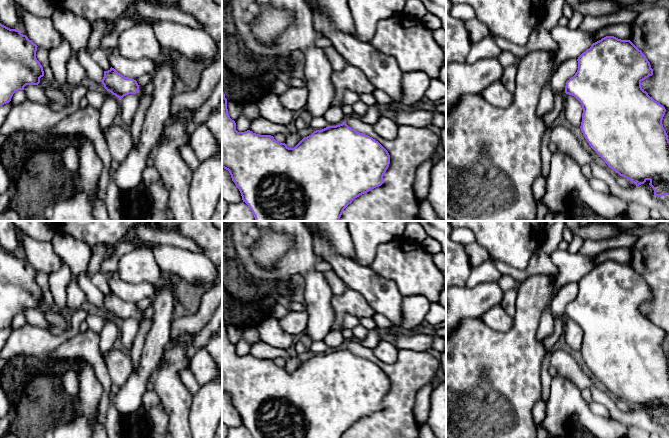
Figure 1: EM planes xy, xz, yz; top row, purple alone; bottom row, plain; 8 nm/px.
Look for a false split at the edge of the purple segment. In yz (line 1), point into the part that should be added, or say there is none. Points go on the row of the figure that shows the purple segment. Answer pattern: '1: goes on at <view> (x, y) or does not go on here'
1: does not go on here

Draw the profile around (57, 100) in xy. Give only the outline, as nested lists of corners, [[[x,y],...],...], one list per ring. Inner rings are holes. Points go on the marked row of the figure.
[[[45,76],[40,78],[40,83],[37,86],[39,86],[45,92],[46,97],[49,100],[47,106],[50,109],[60,111],[69,104],[62,89],[53,87]]]

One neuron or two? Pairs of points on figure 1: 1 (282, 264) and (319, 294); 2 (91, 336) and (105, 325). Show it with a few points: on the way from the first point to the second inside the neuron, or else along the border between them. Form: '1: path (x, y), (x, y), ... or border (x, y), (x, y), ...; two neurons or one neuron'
1: path (293, 264), (298, 264), (315, 283); one neuron
2: border (99, 335), (99, 350), (102, 355); two neurons

